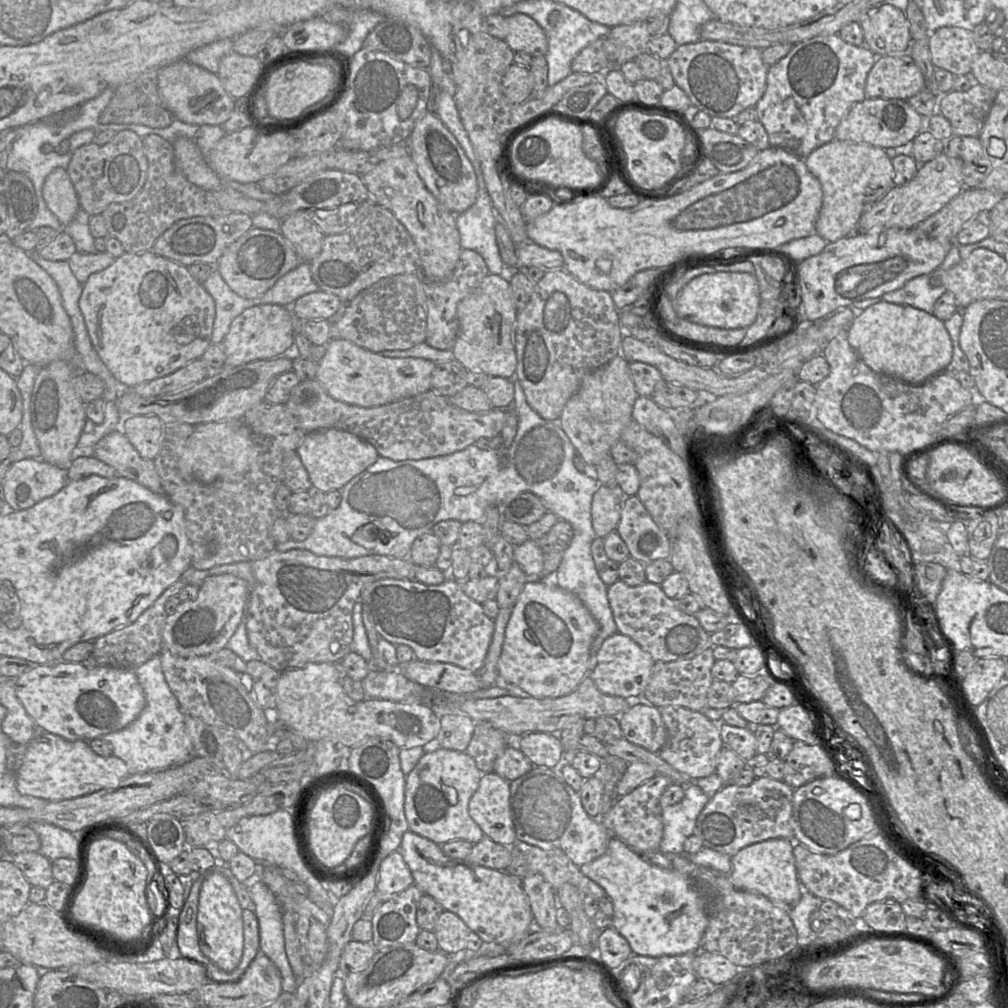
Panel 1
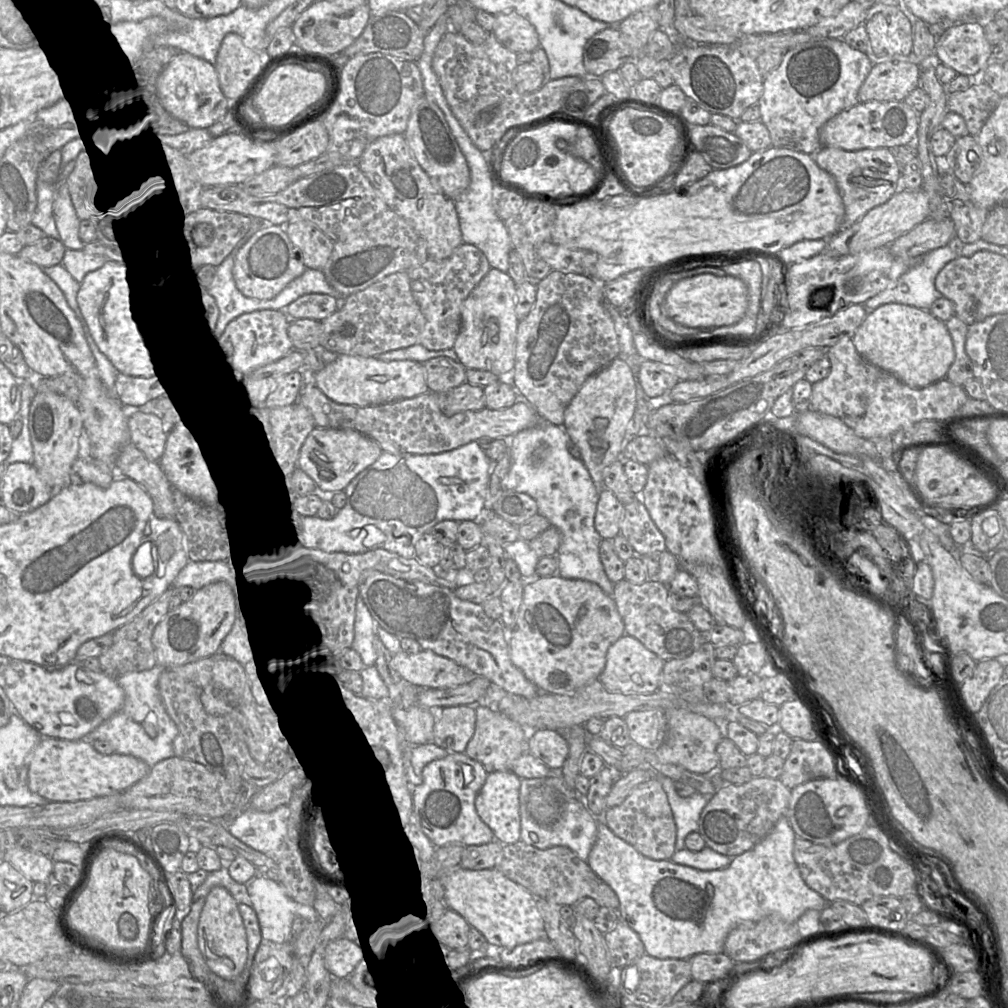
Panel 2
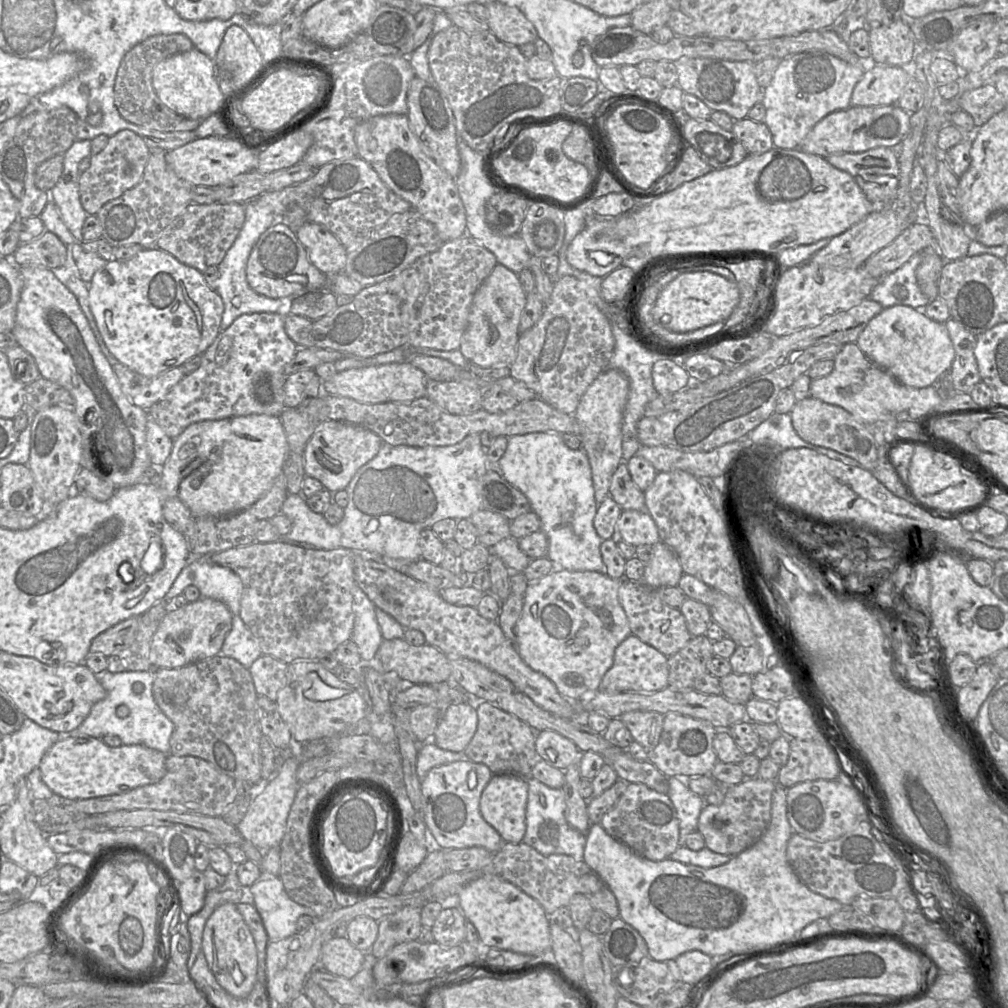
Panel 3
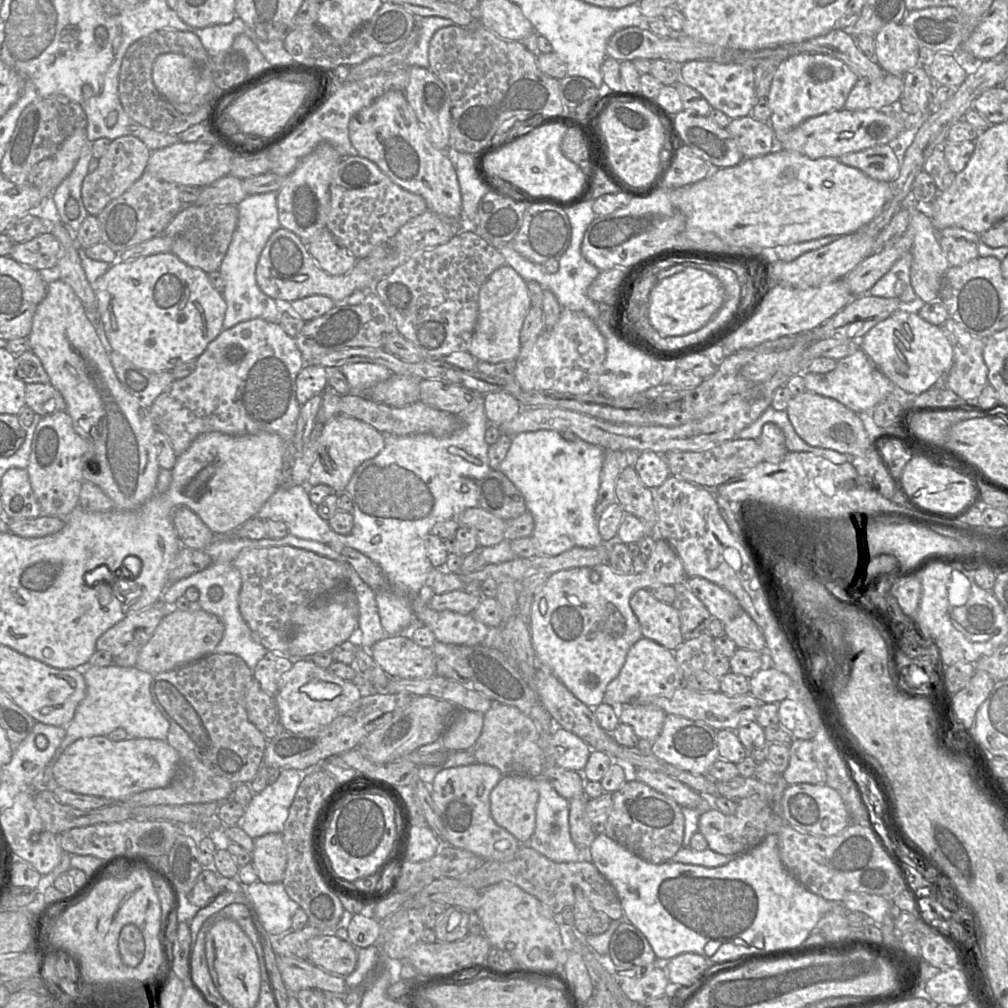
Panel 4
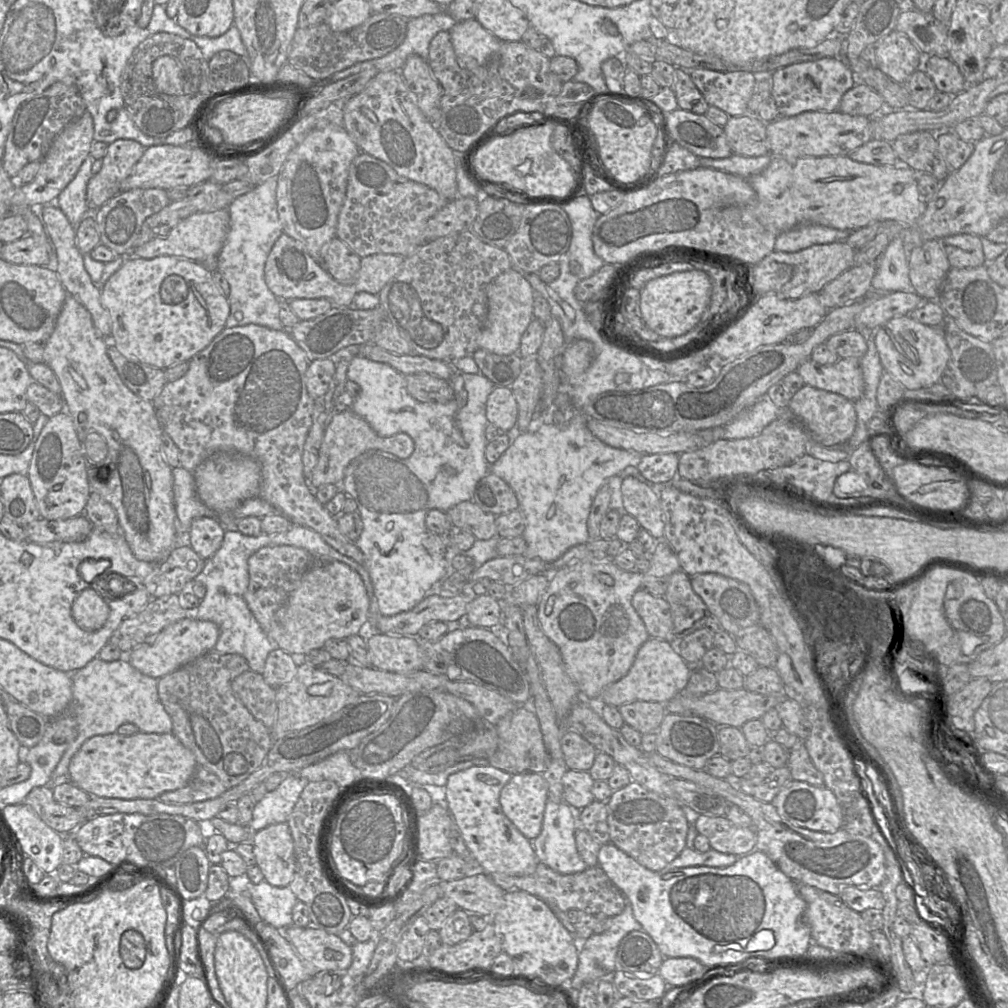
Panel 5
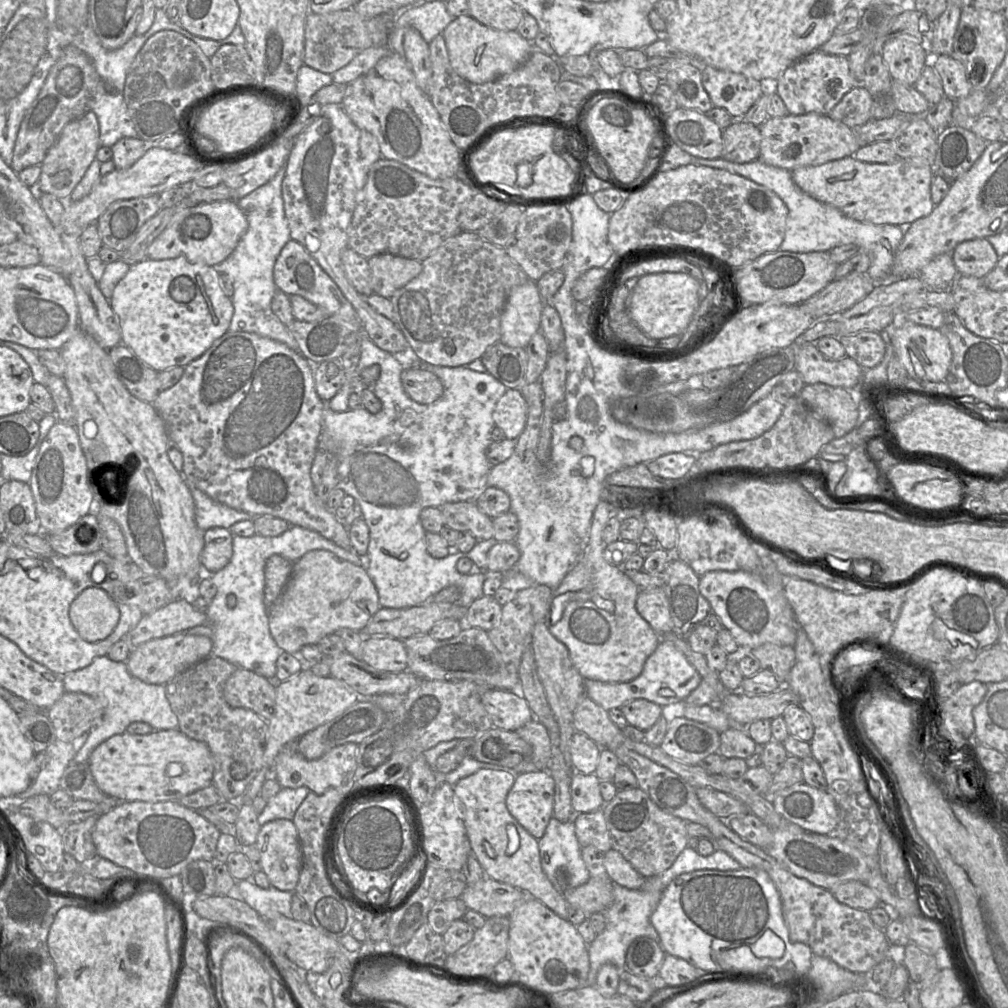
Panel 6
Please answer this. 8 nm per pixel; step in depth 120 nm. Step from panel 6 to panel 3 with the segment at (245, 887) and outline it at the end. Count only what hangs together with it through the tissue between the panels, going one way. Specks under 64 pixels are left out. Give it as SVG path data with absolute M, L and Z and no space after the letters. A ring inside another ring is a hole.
M278 876L256 881L249 888L254 897L254 907L261 916L269 941L279 941L295 934L297 920L302 915L311 916L313 921L316 918L320 918L315 917L311 909L291 900Z

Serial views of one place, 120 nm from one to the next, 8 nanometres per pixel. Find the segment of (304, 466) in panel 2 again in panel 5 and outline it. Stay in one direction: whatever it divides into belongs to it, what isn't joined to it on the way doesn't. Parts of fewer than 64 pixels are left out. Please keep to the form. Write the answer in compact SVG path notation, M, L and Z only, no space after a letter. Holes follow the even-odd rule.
M353 411L334 413L325 428L318 463L311 475L312 487L317 489L326 484L340 485L350 462L366 451L375 449L389 452L400 459L406 459L413 453L415 444L413 439L405 433L398 433L391 437L379 436L367 421Z

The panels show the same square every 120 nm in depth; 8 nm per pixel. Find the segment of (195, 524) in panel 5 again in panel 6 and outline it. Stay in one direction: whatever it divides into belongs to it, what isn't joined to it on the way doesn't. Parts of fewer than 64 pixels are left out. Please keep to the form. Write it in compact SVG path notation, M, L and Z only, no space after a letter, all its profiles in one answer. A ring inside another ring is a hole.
M214 527L204 531L201 552L203 573L213 574L229 563L233 554L232 539L233 534L227 528Z

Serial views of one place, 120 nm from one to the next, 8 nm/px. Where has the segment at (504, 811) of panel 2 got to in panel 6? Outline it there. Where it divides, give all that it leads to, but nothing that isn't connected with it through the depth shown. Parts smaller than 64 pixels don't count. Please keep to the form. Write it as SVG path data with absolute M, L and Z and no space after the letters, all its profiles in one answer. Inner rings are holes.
M547 770L516 775L506 797L510 814L535 839L542 838L553 817L555 782Z

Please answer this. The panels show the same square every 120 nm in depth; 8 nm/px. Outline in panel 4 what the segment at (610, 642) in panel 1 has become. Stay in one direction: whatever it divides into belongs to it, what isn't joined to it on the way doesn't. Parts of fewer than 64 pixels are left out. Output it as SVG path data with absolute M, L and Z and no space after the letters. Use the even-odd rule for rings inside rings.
M642 637L630 648L619 675L608 684L604 703L622 707L638 698L669 695L681 685L683 685L683 675L674 653L660 644Z

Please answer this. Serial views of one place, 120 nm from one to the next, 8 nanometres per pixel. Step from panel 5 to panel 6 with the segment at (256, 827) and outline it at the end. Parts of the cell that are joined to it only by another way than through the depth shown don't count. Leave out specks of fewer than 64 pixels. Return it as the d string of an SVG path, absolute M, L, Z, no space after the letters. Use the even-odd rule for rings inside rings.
M281 788L280 791L267 800L265 808L258 815L260 826L275 819L292 820L297 808L311 792L309 788Z

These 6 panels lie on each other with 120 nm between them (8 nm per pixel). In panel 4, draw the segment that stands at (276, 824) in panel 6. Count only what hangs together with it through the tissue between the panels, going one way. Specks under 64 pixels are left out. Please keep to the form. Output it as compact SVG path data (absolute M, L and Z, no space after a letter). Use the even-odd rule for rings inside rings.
M269 833L254 839L252 864L263 883L282 882L286 851L281 833Z

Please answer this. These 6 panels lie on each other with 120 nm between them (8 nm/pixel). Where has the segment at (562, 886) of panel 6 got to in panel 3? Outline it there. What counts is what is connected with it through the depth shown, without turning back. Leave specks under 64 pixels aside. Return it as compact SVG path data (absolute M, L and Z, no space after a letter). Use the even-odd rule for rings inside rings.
M529 777L526 806L526 832L522 842L533 847L542 855L564 854L577 861L584 860L586 834L572 828L566 818L566 800L562 788L550 788L542 782Z

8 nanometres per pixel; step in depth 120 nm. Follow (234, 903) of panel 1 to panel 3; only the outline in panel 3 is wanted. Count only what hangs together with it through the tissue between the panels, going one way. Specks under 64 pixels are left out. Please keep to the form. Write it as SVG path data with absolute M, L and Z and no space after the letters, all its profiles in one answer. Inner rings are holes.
M225 903L214 910L204 926L201 951L217 983L231 996L243 999L256 983L257 954L254 939L236 905Z

